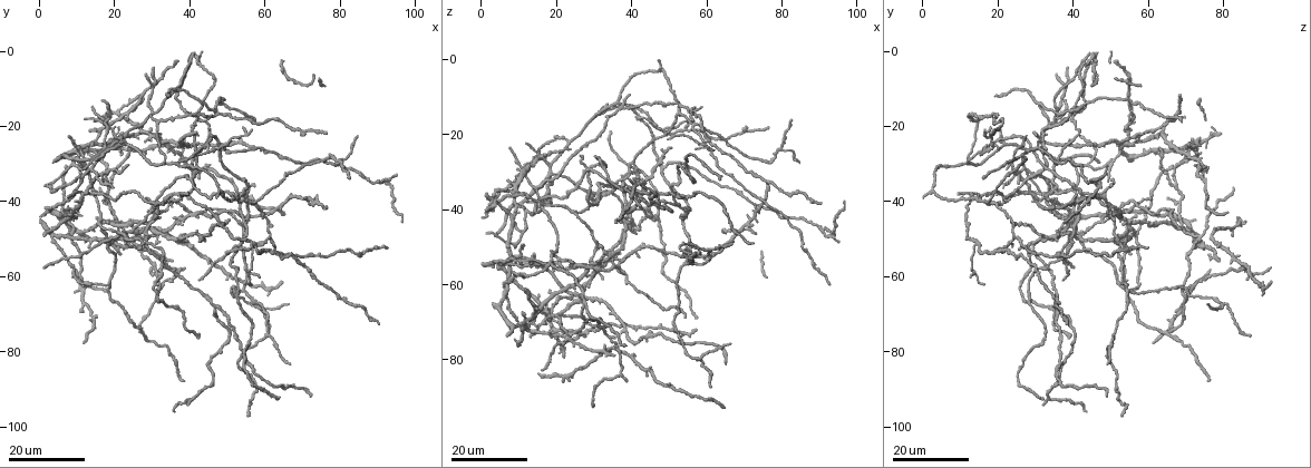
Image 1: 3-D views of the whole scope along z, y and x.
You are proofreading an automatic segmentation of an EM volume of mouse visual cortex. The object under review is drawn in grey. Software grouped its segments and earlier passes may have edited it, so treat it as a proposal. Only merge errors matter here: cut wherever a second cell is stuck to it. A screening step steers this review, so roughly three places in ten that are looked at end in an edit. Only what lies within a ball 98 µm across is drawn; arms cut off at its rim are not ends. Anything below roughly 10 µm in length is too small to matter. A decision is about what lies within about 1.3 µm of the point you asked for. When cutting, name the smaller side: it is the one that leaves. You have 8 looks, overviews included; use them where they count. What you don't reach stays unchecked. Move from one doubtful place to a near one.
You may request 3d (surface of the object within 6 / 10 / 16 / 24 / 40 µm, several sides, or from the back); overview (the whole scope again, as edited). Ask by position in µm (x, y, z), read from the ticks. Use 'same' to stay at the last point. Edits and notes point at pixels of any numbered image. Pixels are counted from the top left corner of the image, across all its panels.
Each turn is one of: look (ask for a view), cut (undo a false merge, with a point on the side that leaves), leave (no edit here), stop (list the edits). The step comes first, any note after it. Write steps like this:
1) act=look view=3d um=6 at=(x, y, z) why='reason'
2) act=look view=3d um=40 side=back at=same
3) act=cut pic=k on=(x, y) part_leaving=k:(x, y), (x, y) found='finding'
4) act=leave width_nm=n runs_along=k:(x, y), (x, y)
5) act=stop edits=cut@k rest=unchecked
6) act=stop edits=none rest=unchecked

act=look view=3d um=24 at=(55.0, 60.5, 53.5) why='side arm on a straight run'

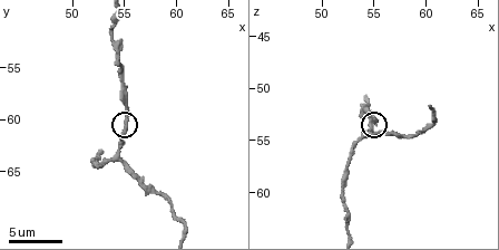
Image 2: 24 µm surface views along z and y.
act=look view=3d um=6 at=(55.0, 61.0, 53.0) why='closer look'

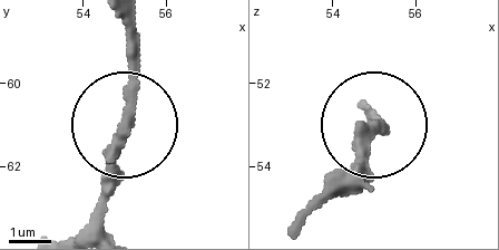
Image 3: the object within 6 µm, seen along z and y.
act=look view=3d um=6 side=back at=(55.10, 60.85, 53.00)

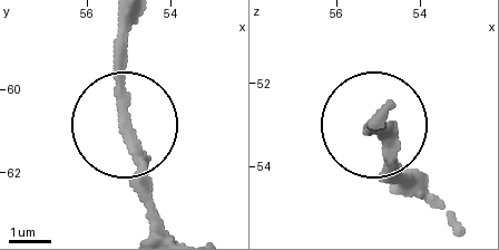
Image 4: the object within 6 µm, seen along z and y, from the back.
act=leave width_nm=220 runs_along=4:(130, 27), (127, 144), (145, 204) found='all the same cell'

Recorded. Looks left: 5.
act=look view=3d um=16 at=(52.0, 53.0, 38.0) why='four-way junction'

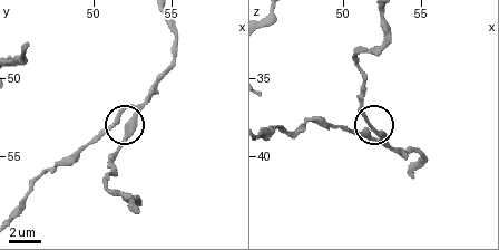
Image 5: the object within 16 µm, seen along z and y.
act=look view=3d um=10 at=same

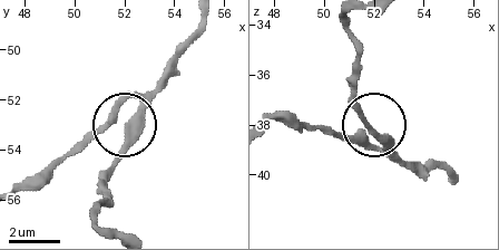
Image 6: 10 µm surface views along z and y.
act=leave arms=4 runs_along=6:(206, 19), (168, 83), (130, 121), (105, 123), (61, 157) found='continuous, no second cell'

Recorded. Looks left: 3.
act=look view=3d um=24 at=(56.5, 40.0, 17.5) why='three-way junction'

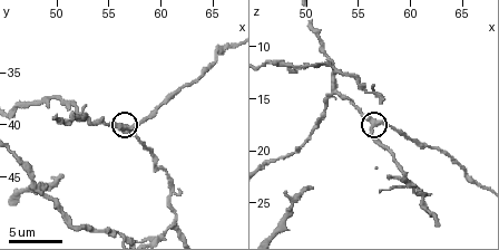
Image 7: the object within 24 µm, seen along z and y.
act=look view=3d um=6 at=(56.6, 40.4, 17.2)

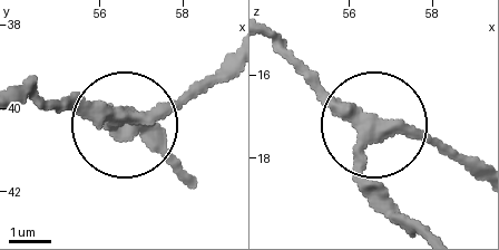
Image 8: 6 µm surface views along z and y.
act=look view=3d um=6 side=back at=(56.55, 40.25, 17.45) why='other side'

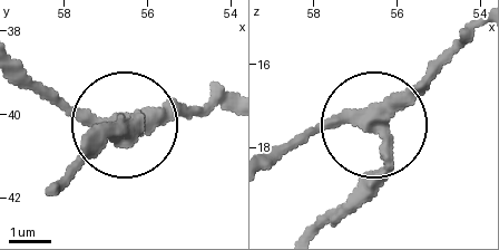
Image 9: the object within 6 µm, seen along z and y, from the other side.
act=leave arms=3 found='one cell here'

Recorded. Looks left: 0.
act=stop edits=none rest=unchecked

